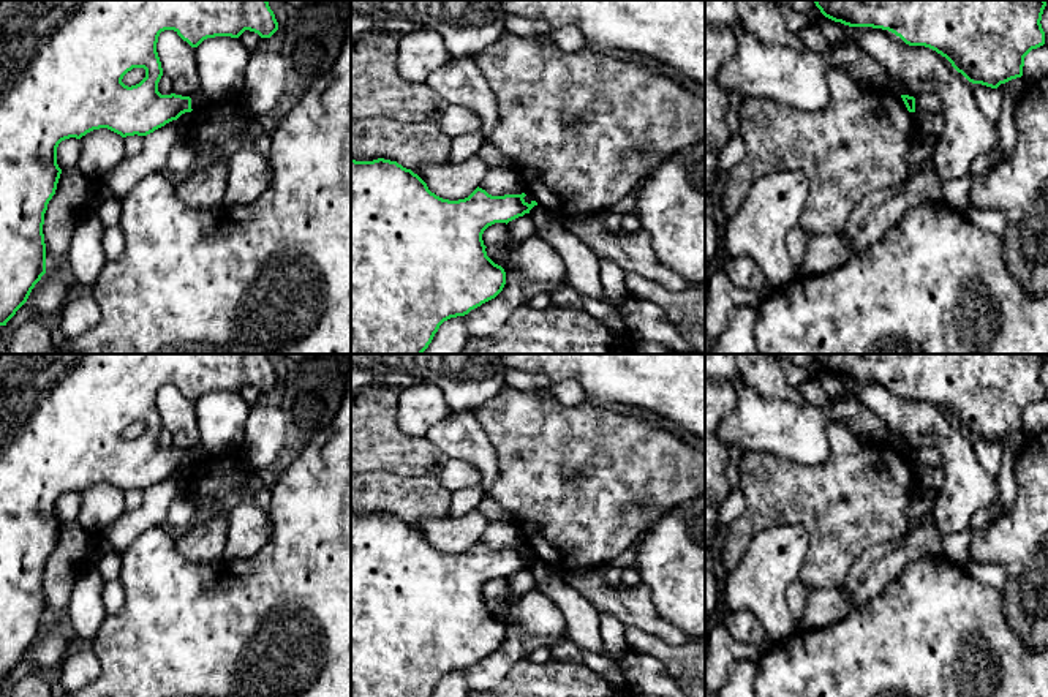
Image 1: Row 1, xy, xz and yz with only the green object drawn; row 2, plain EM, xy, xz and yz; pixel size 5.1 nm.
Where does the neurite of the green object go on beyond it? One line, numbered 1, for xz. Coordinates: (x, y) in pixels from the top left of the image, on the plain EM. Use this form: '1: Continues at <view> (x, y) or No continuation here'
1: No continuation here

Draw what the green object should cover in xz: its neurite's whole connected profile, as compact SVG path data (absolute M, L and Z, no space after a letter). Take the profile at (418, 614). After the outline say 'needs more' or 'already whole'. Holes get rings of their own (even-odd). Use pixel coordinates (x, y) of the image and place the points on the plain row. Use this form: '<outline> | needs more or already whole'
M351 512L351 697L432 697L439 680L457 670L465 670L471 664L495 653L506 639L506 626L495 618L485 605L482 594L484 585L495 577L509 577L537 559L523 553L526 548L492 550L482 542L476 542L468 552L449 555L436 550L427 537L411 523L403 522L397 515L378 512L373 515L356 515Z | already whole

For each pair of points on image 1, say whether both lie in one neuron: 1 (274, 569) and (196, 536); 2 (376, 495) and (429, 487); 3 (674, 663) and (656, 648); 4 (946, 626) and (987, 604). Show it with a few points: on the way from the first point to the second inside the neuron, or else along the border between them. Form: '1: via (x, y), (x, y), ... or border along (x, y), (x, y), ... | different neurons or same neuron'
1: border along (184, 557), (196, 563), (212, 563), (222, 558) | different neurons
2: via (389, 495), (416, 495) | same neuron
3: via (669, 658), (661, 650) | same neuron
4: via (955, 626), (977, 609) | same neuron

